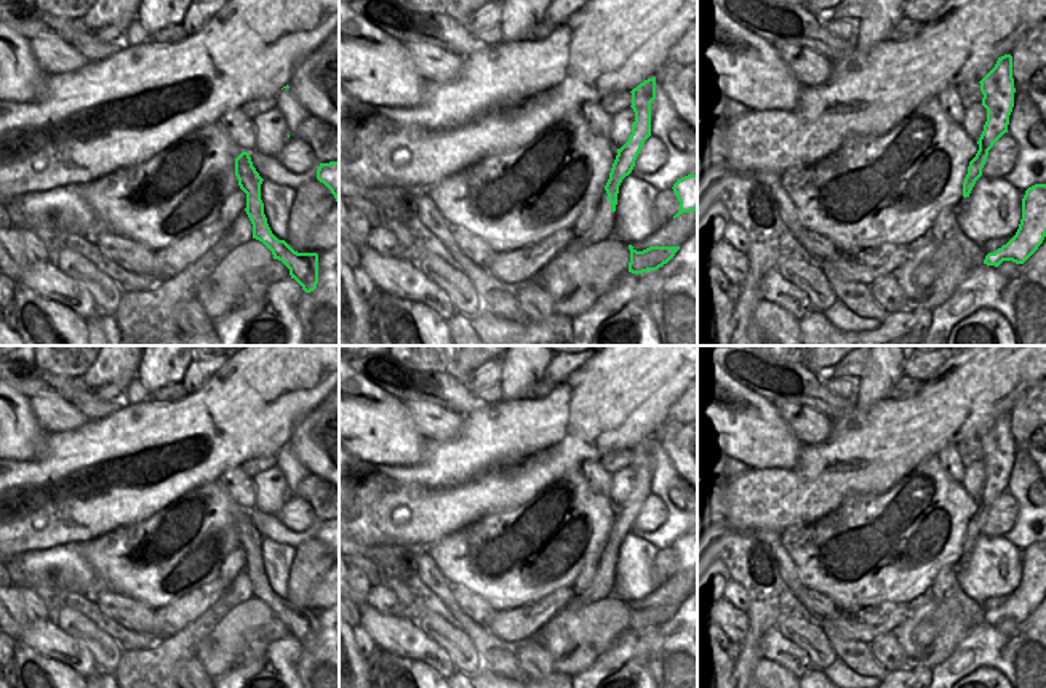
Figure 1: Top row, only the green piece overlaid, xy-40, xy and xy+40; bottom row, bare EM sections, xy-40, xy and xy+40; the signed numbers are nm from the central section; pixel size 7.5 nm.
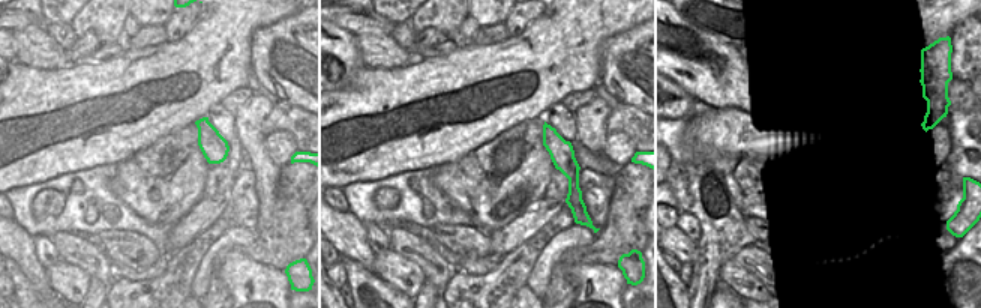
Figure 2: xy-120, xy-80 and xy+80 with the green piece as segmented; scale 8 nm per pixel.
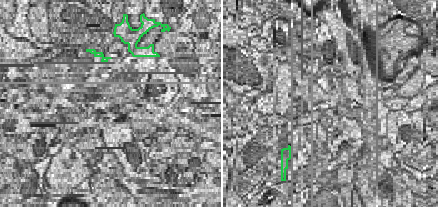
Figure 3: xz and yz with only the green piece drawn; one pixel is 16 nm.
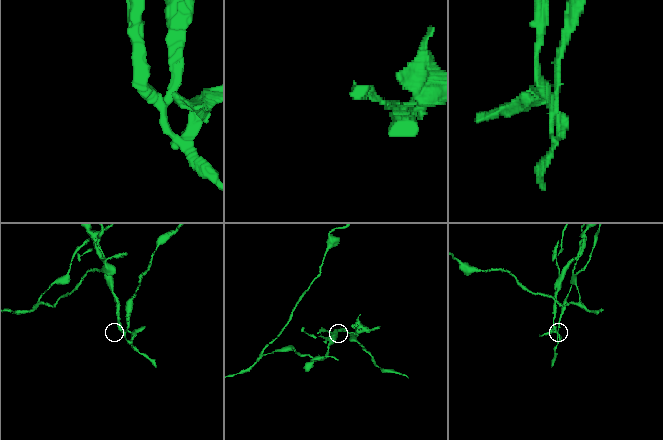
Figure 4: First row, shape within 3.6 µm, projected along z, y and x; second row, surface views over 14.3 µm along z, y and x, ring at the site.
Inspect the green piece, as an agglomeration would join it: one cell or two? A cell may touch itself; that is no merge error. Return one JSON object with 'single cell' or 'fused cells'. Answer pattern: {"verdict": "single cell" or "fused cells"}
{"verdict": "fused cells"}

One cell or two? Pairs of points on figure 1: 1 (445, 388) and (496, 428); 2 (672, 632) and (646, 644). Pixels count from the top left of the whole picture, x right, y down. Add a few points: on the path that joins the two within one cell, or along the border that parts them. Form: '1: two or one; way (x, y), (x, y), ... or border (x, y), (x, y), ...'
1: two; border (487, 404), (464, 416)
2: two; border (658, 628), (661, 645), (650, 658), (648, 671)

